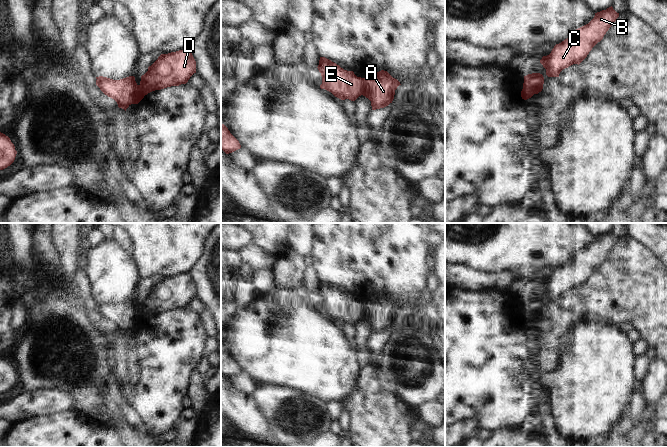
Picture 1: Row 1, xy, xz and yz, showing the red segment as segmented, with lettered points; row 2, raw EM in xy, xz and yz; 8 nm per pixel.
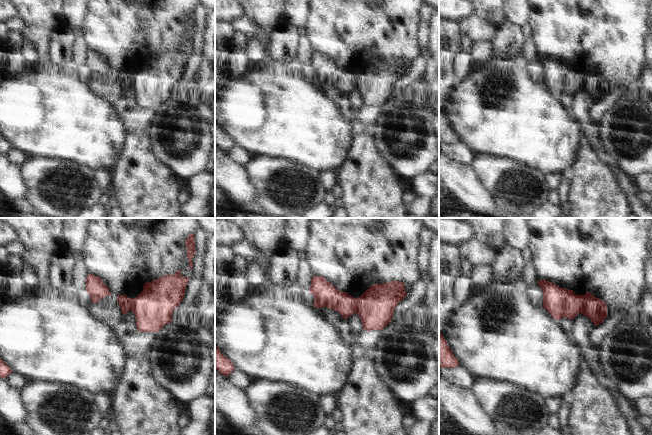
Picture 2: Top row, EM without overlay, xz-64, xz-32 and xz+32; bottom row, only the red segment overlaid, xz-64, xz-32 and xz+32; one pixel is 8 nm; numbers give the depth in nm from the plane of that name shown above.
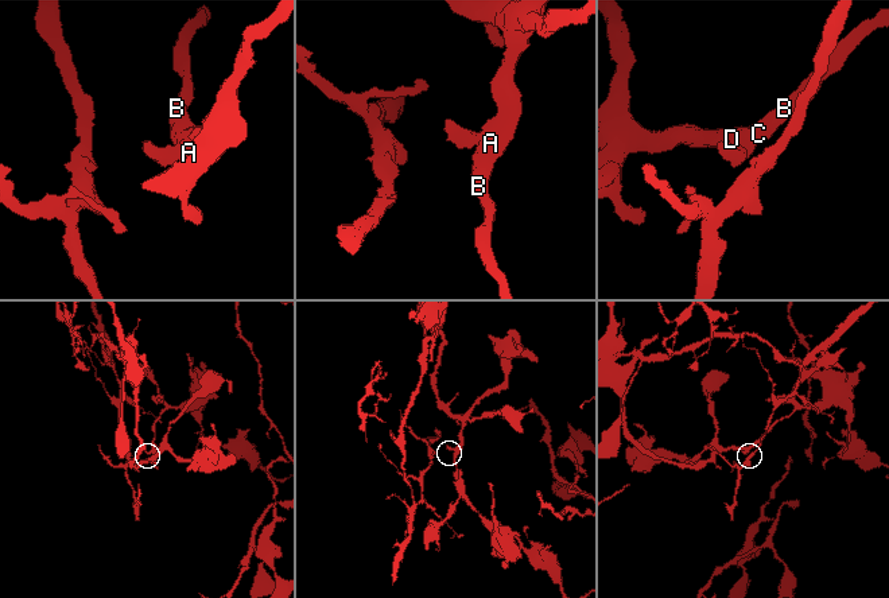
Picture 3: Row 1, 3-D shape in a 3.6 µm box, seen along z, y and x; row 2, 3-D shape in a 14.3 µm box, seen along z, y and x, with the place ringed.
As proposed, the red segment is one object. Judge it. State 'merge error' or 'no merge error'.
merge error

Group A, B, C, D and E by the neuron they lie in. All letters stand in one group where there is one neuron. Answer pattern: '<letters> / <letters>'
A B C D / E

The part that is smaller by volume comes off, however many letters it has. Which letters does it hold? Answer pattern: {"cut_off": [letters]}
{"cut_off": ["E"]}

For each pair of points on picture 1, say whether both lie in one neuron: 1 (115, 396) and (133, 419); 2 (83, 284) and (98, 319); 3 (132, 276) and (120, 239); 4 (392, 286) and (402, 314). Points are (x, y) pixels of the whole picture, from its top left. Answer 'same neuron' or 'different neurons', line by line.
1: same neuron
2: same neuron
3: different neurons
4: different neurons

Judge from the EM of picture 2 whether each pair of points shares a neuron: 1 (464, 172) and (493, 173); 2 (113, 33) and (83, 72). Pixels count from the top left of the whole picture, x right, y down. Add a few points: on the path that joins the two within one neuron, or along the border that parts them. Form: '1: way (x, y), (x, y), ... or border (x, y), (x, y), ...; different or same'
1: border (469, 164), (477, 178), (488, 191); different
2: border (91, 79), (88, 82); different

